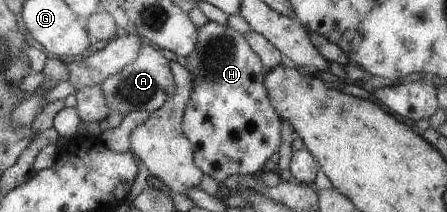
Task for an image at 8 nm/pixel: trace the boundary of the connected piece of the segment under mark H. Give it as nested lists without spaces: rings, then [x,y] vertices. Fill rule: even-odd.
[[[207,20],[203,26],[197,28],[197,46],[191,54],[185,56],[185,60],[183,68],[191,74],[193,88],[183,109],[181,132],[193,148],[195,166],[203,174],[211,176],[217,182],[218,188],[227,196],[227,188],[223,188],[225,178],[229,175],[260,174],[265,162],[272,154],[277,153],[281,144],[279,116],[269,104],[269,98],[263,86],[265,68],[257,54],[249,48],[242,34],[235,32],[226,24],[211,20]]]

